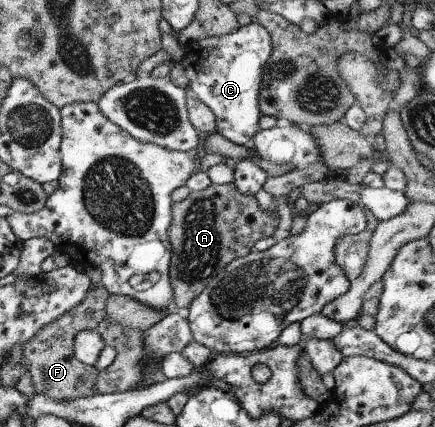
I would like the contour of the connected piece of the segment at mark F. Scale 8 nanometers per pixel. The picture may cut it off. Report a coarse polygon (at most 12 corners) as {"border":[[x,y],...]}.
{"border":[[98,283],[21,346],[36,394],[55,401],[95,393],[98,370],[73,337],[104,318]]}

